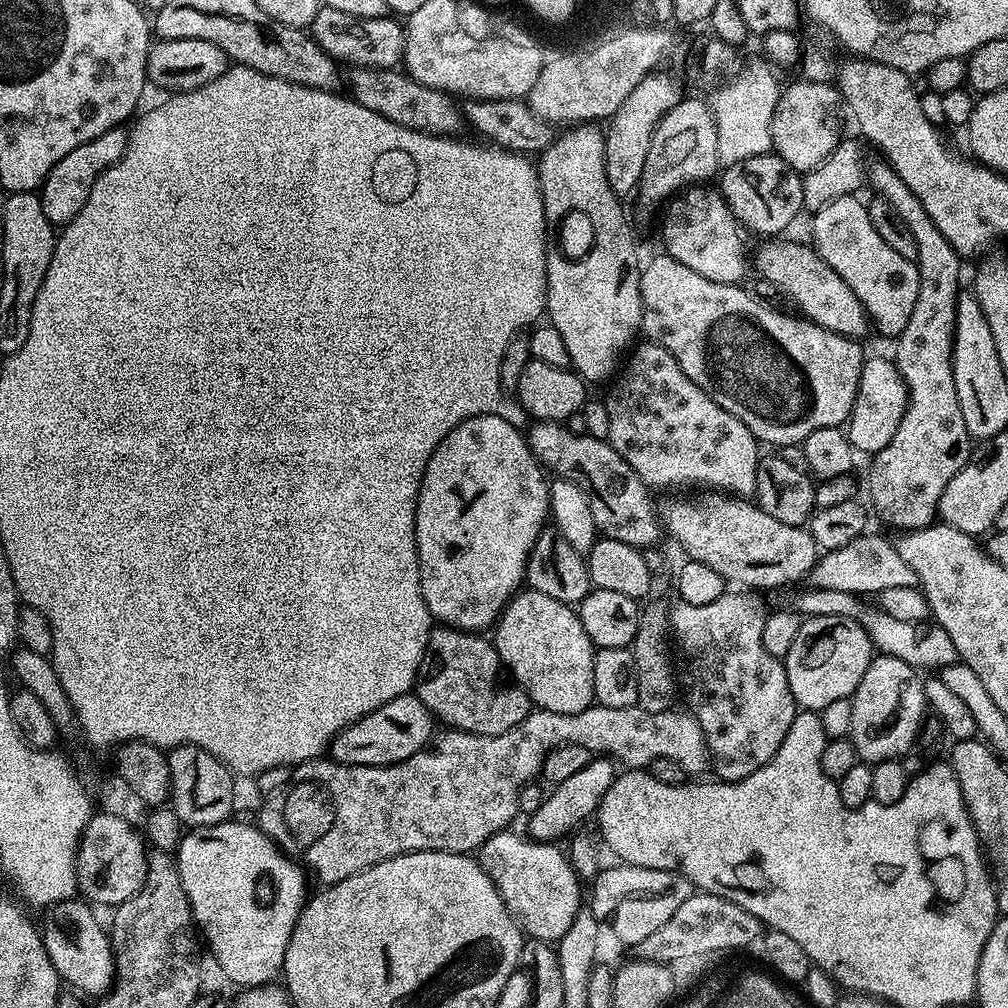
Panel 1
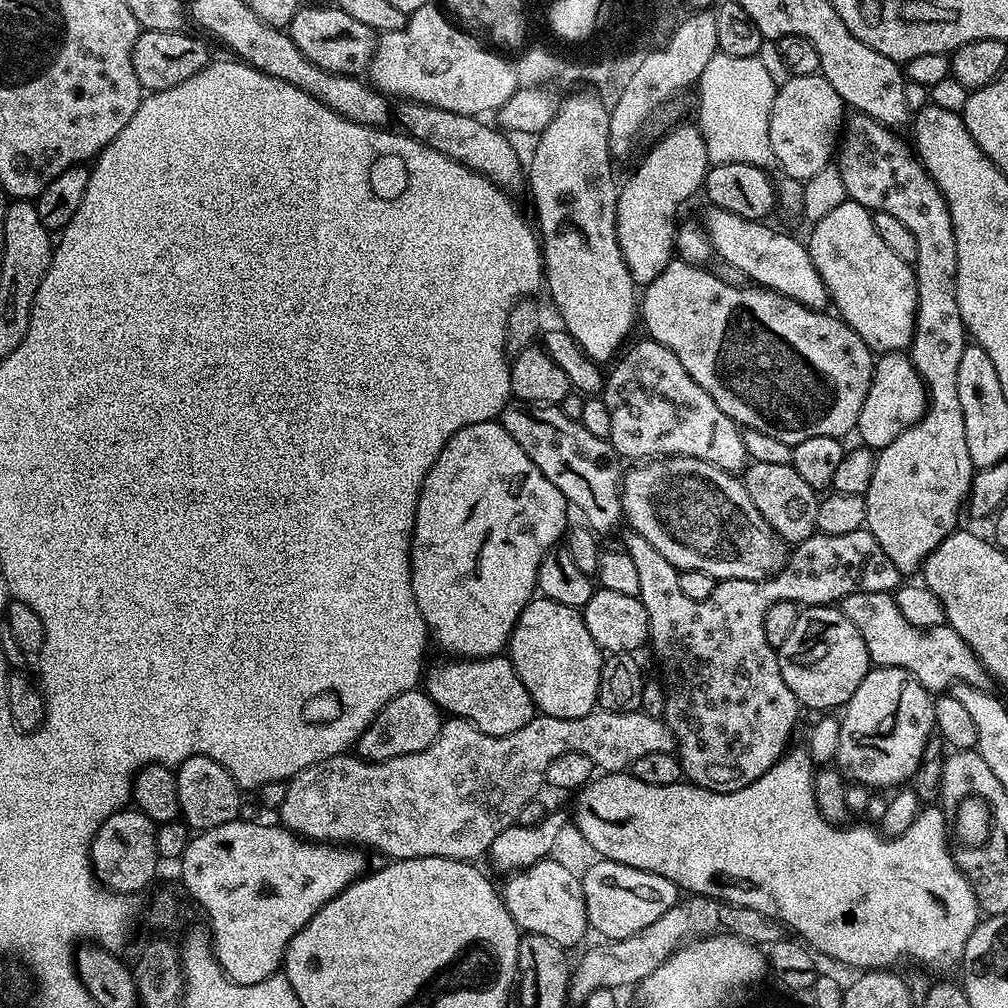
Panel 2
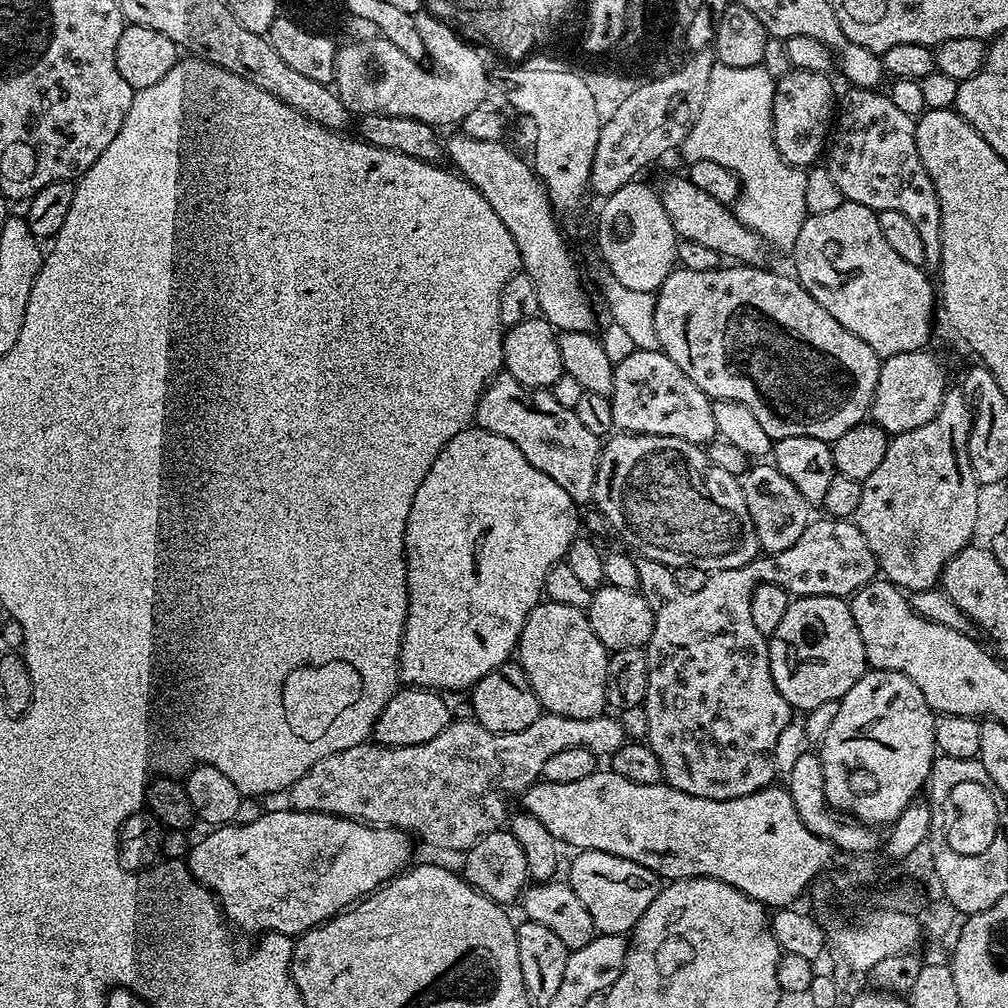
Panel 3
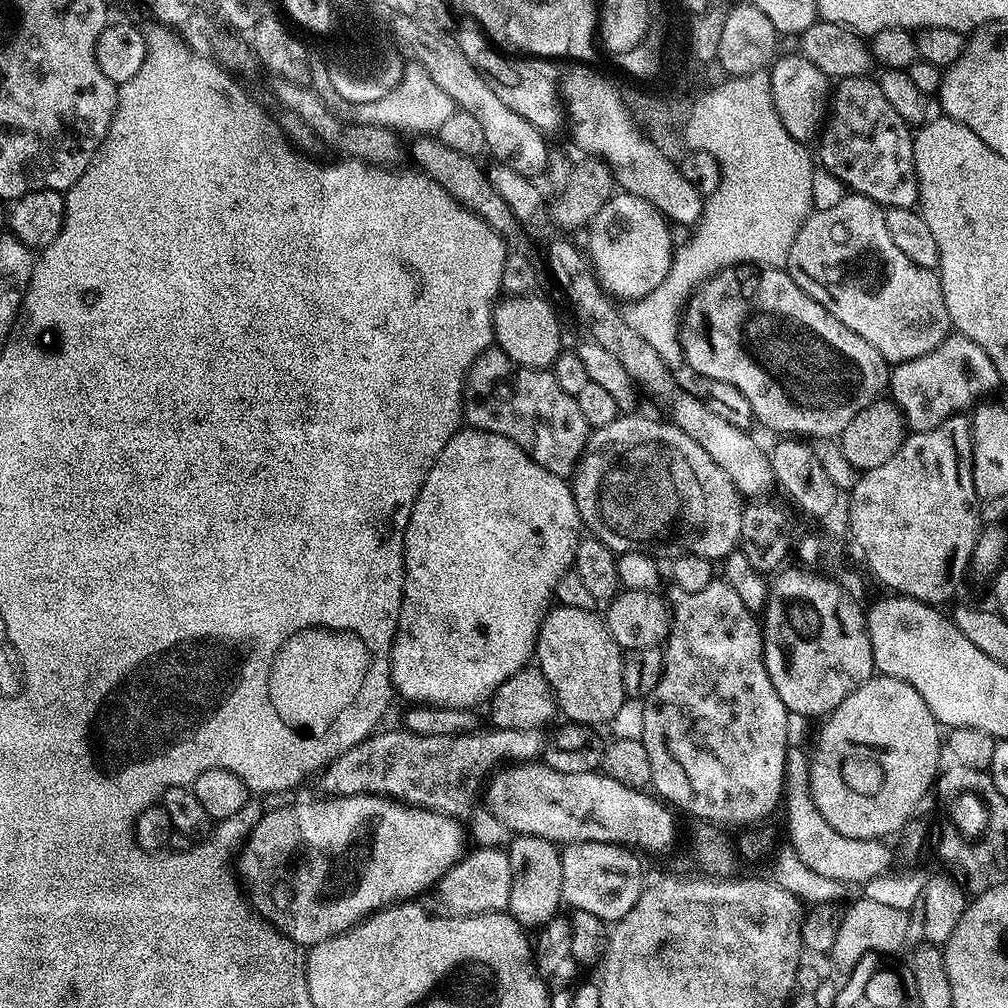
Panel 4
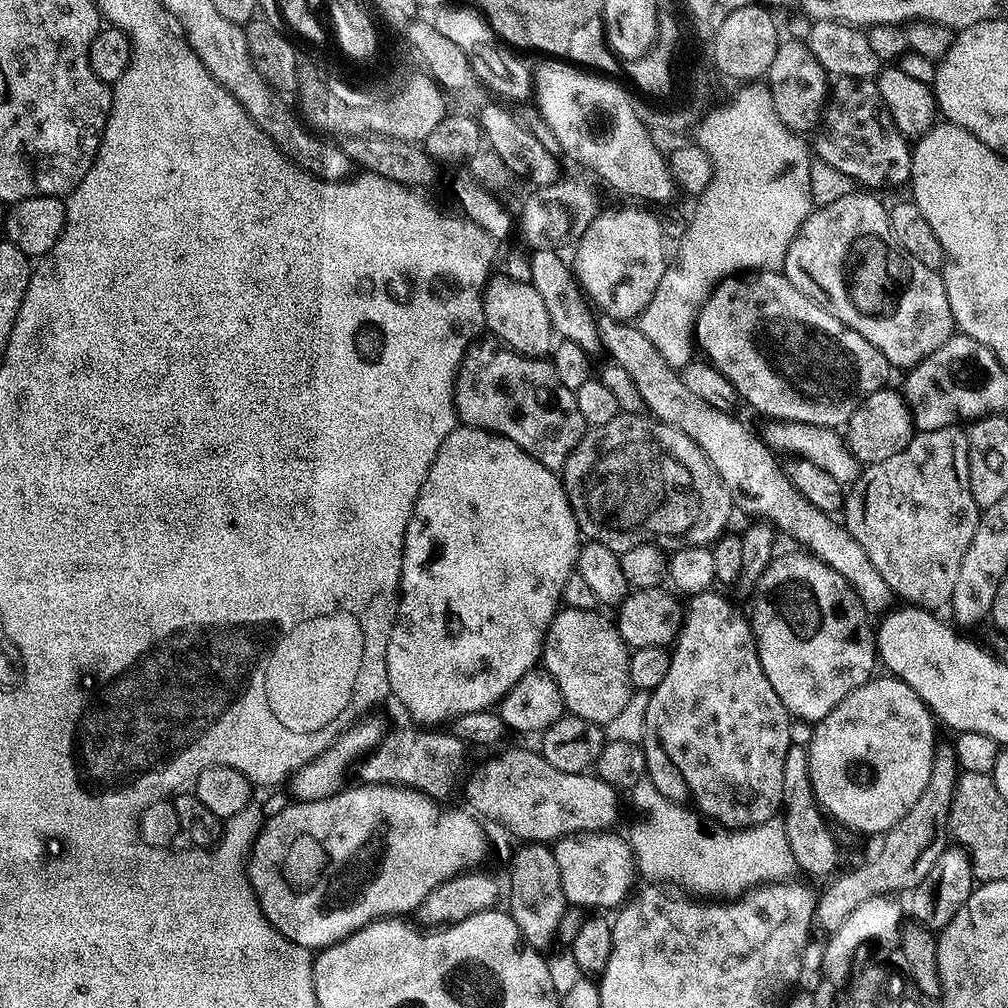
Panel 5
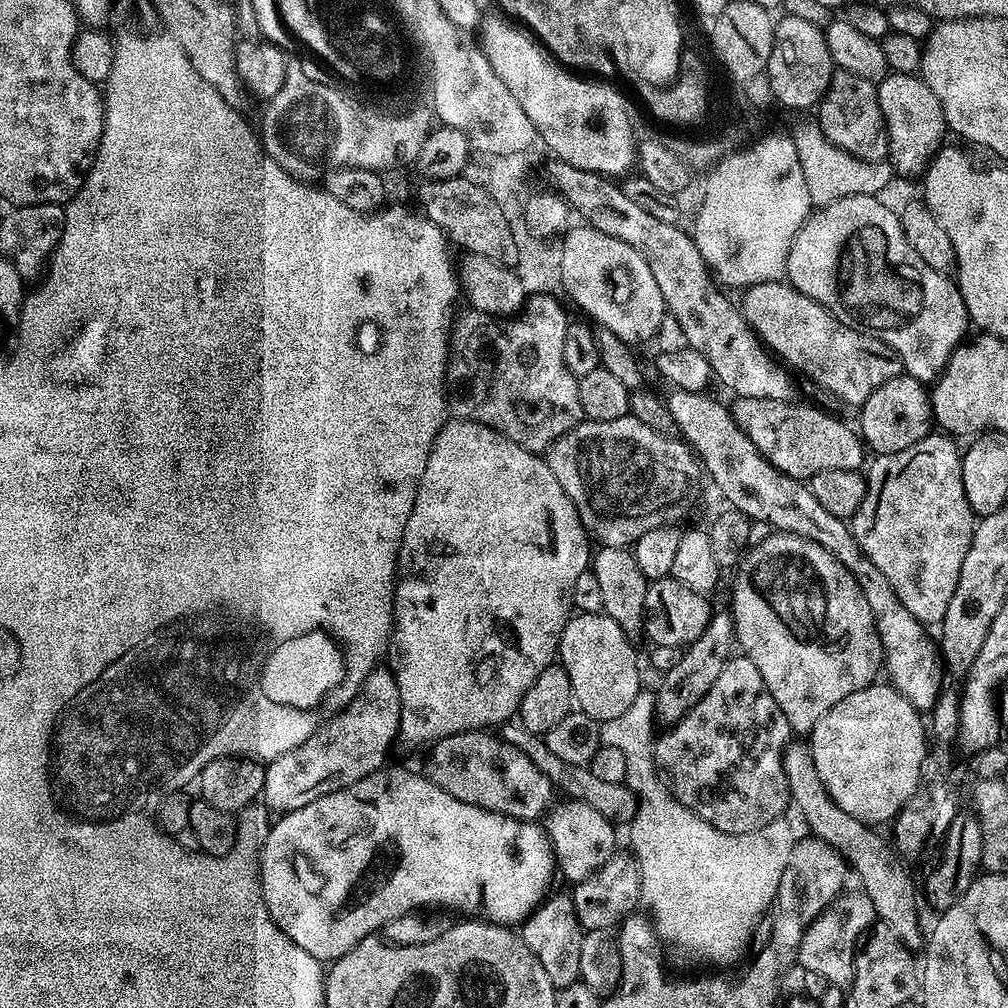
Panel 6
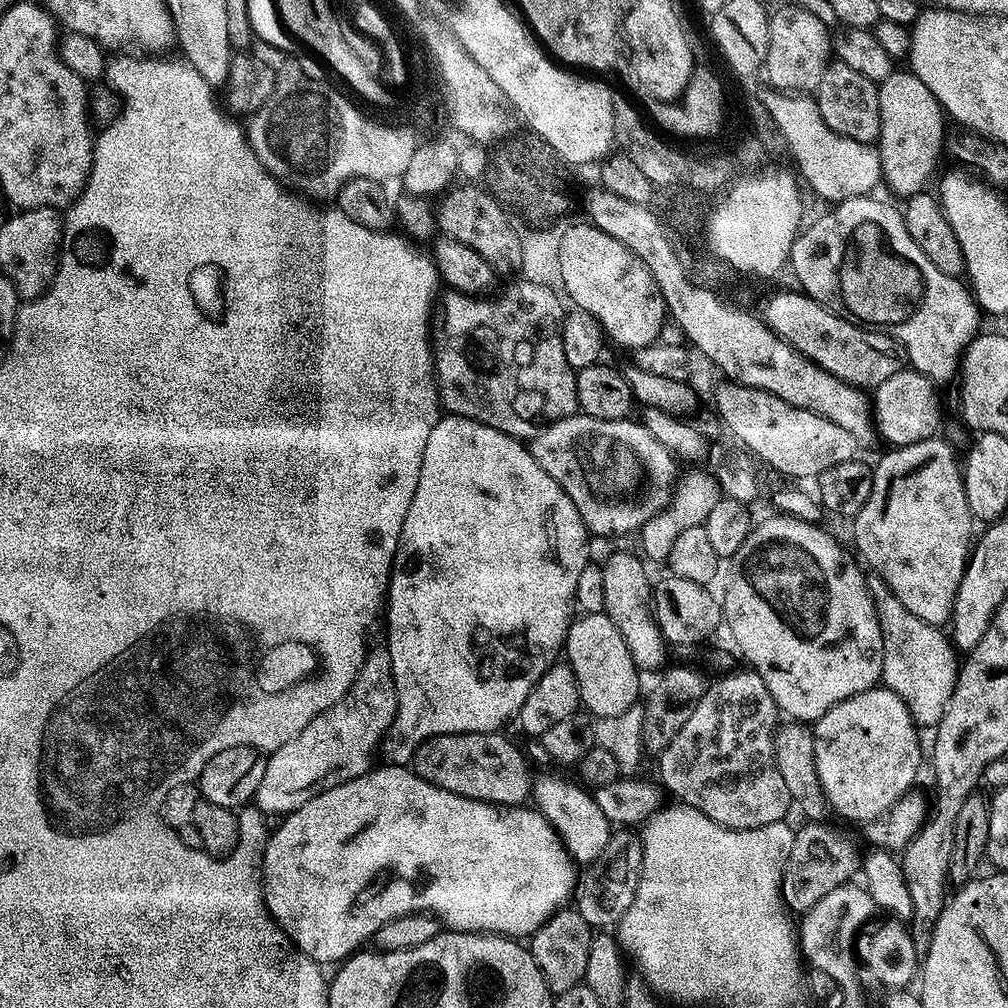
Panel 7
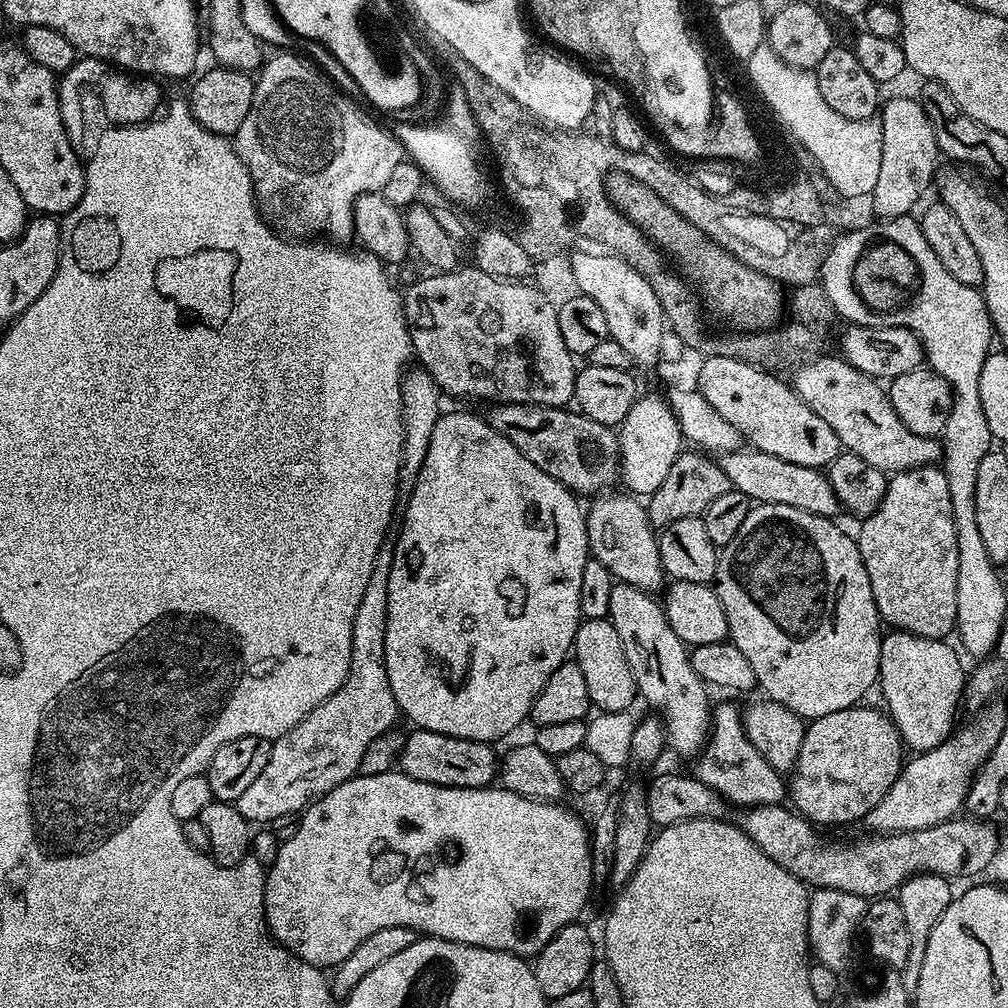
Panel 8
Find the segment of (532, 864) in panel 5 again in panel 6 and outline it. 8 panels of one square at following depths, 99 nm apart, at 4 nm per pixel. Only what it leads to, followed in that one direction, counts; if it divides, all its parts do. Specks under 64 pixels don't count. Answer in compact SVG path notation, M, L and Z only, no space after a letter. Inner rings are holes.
M571 895L552 896L545 904L537 903L527 914L527 919L519 925L518 935L524 945L542 962L542 970L550 977L557 990L580 980L580 955L585 931L576 917Z

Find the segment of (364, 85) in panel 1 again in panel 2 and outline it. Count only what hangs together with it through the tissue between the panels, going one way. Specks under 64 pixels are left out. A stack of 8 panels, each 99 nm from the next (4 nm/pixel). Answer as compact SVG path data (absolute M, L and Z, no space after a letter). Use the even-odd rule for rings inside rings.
M401 99L395 105L394 120L407 135L446 154L446 158L482 174L499 188L513 190L512 188L518 187L519 184L521 187L525 179L526 172L522 167L522 160L520 164L520 156L516 153L515 146L508 141L511 139L499 127L491 123L483 124L485 121L481 117L463 116L454 110L442 110L438 106L430 106L417 100Z

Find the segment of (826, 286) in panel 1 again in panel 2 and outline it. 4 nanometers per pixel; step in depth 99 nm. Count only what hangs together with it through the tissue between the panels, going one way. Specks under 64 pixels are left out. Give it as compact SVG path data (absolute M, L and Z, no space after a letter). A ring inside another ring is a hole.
M711 206L705 207L702 227L708 236L708 241L712 243L715 255L721 260L730 262L733 266L738 266L742 274L747 276L753 285L769 289L783 296L789 296L791 300L798 301L802 306L813 310L824 310L829 307L830 301L828 291L822 282L822 278L816 270L808 253L803 239L795 240L788 232L779 232L776 228L771 228L768 222L759 220L747 220L738 214L730 214L730 210L722 210Z

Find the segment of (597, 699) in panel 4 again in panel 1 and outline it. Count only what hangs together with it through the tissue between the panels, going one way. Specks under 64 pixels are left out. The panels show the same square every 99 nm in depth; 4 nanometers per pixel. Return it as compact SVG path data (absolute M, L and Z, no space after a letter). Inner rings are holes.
M521 590L501 612L494 625L495 632L494 643L501 665L527 692L529 701L537 709L554 714L578 714L593 707L597 649L590 634L582 630L580 613L573 605L558 602L558 598L546 594Z

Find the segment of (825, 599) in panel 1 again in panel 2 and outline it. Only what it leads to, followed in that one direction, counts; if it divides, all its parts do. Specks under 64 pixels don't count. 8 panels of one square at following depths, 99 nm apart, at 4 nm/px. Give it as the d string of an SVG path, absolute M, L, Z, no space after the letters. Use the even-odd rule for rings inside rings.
M859 592L850 594L839 601L841 612L858 626L862 642L866 642L868 659L873 665L882 668L901 668L910 674L930 694L940 694L957 684L970 684L973 688L987 689L990 677L980 665L980 659L958 638L955 630L947 623L933 628L915 628L902 618L896 605L895 595L886 592Z

